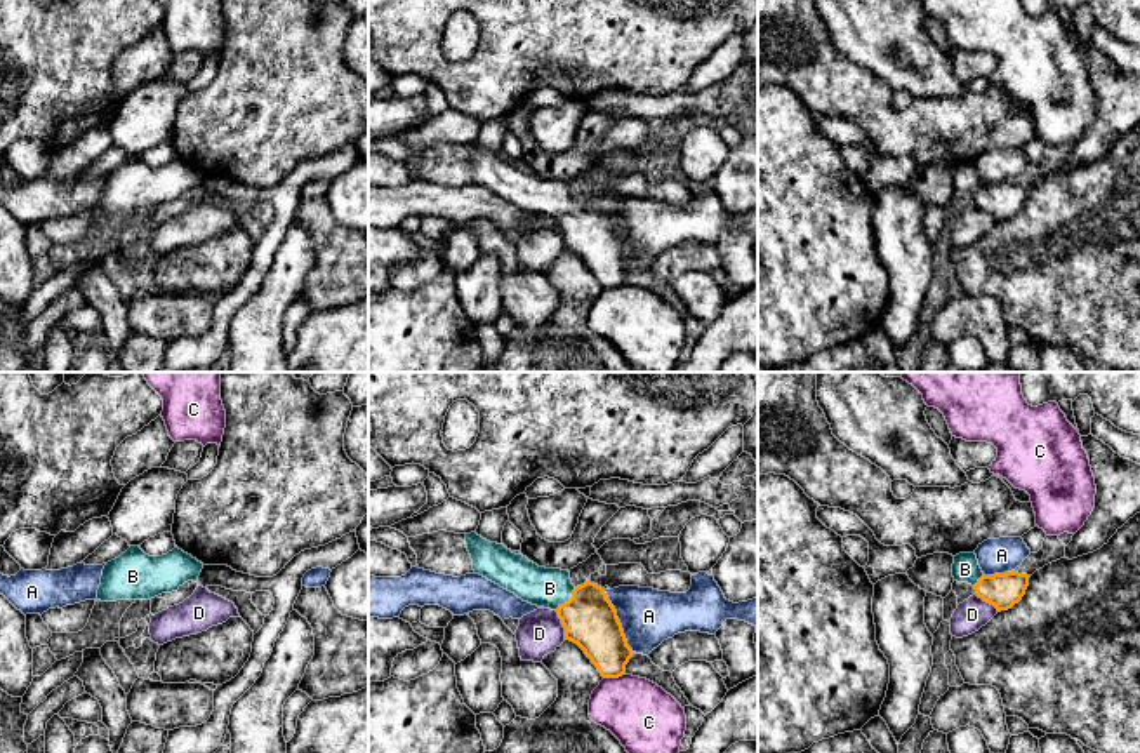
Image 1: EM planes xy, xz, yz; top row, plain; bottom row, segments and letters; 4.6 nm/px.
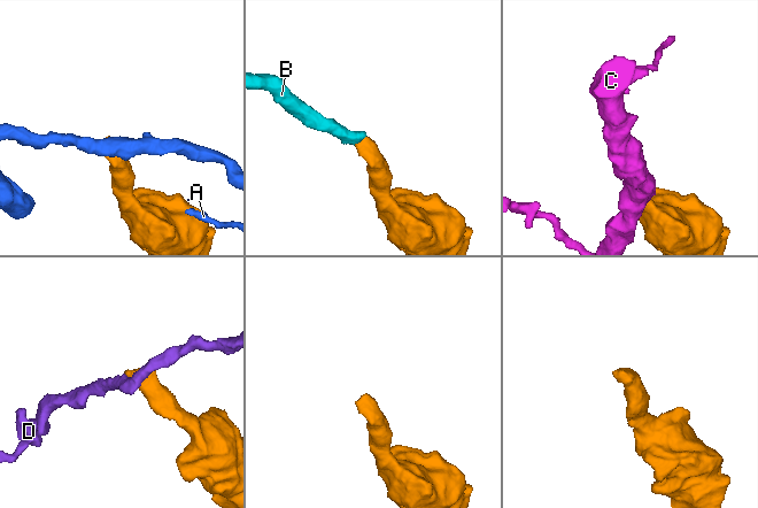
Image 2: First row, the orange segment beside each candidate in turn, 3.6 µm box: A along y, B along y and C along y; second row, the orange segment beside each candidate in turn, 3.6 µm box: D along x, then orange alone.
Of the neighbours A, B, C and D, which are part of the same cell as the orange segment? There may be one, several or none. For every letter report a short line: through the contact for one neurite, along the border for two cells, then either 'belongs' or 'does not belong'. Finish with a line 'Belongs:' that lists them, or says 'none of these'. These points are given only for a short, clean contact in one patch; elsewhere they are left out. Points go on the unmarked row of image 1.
A: line xz (603, 200), (633, 263); does not belong
B: line xz (589, 230), (569, 211), (550, 199); belongs
C: does not belong
D: line xz (555, 221), (565, 249); does not belong
Belongs: B

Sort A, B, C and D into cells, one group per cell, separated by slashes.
A / B / C / D

